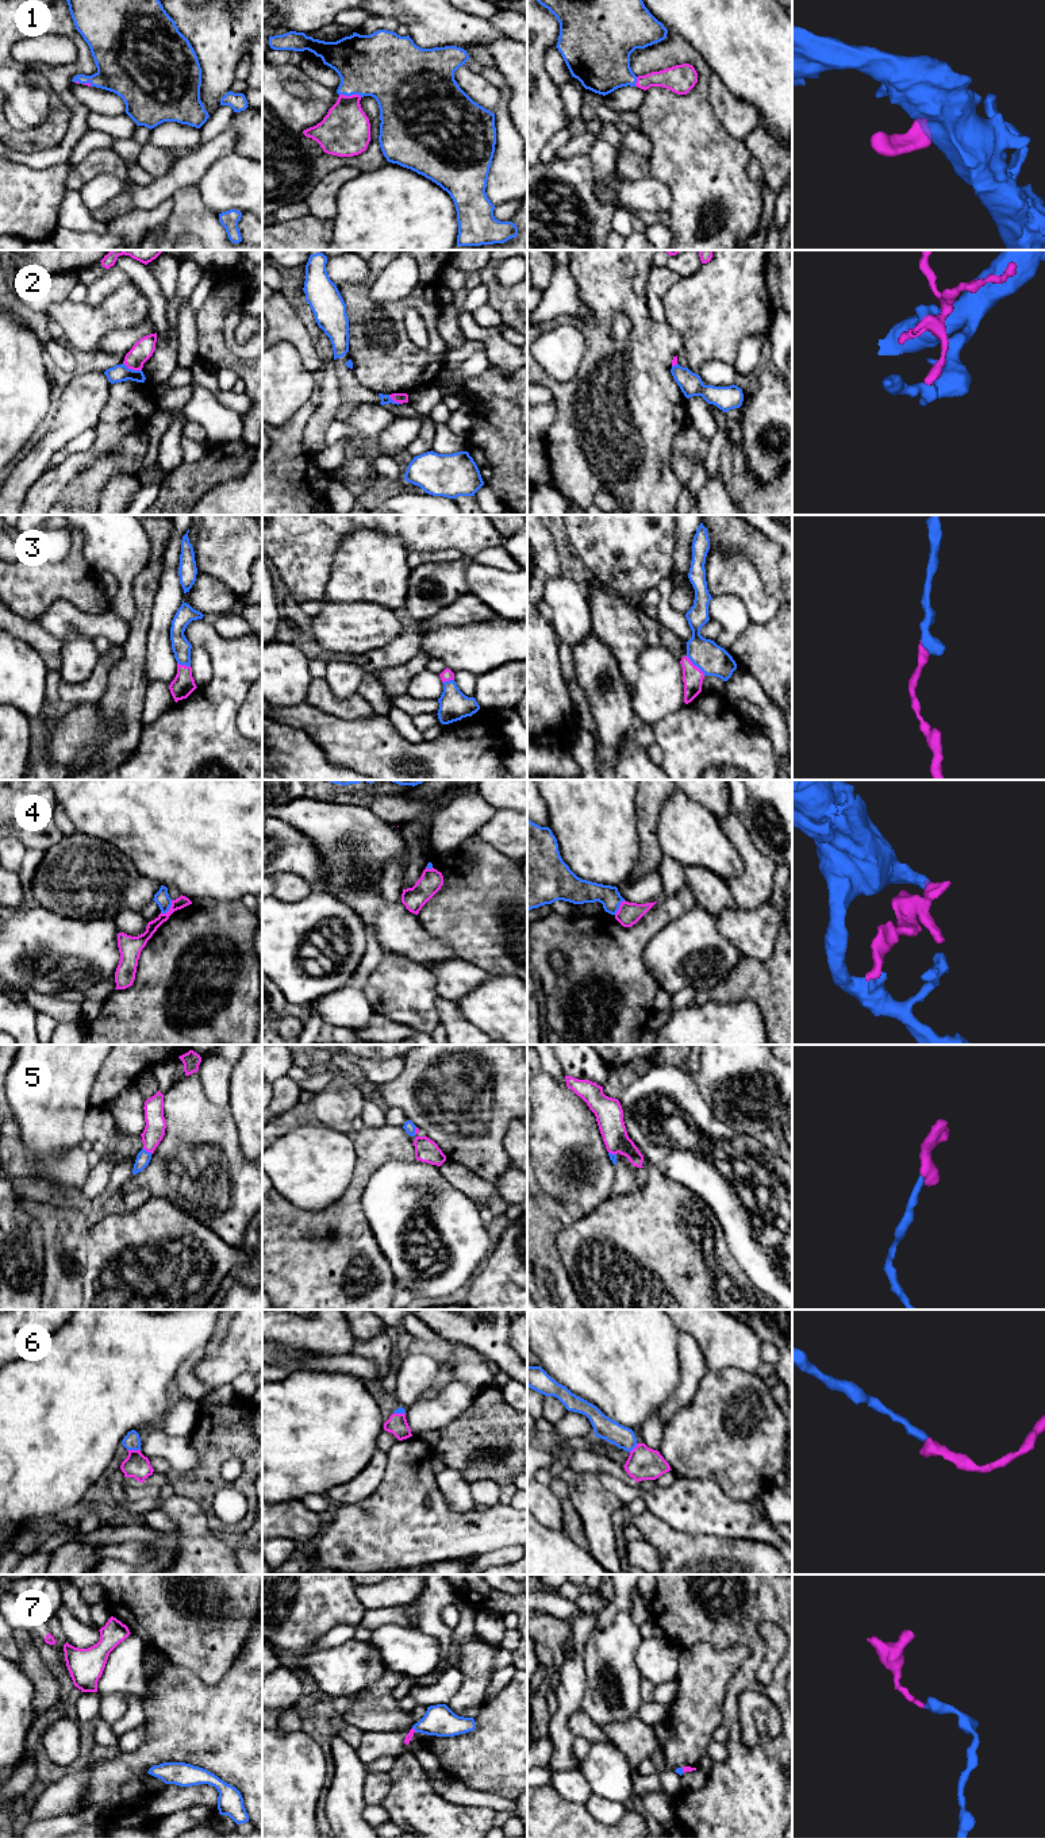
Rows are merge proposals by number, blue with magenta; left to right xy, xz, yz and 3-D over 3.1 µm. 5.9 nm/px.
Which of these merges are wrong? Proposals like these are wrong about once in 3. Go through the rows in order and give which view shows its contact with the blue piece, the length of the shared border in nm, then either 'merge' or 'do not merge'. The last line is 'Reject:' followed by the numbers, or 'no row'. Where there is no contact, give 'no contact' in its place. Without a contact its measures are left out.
1: xz | 140 nm | merge
2: xy | 120 nm | do not merge
3: yz | 170 nm | merge
4: xy | 110 nm | do not merge
5: xy | 70 nm | merge
6: xy | 80 nm | merge
7: yz | 40 nm | merge
Reject: 2, 4

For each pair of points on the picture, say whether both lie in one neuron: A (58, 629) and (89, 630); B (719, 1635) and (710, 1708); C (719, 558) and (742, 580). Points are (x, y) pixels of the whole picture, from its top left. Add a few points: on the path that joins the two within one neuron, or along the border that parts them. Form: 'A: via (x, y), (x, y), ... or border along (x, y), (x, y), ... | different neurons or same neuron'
A: via (66, 621), (77, 619), (81, 622) | same neuron
B: border along (687, 1646), (749, 1649) | different neurons
C: via (725, 564), (737, 575) | same neuron

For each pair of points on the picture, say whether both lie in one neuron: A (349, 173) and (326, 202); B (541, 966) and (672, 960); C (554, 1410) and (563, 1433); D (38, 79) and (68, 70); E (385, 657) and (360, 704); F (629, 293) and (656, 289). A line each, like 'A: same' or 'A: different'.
A: same
B: different
C: different
D: different
E: different
F: different

